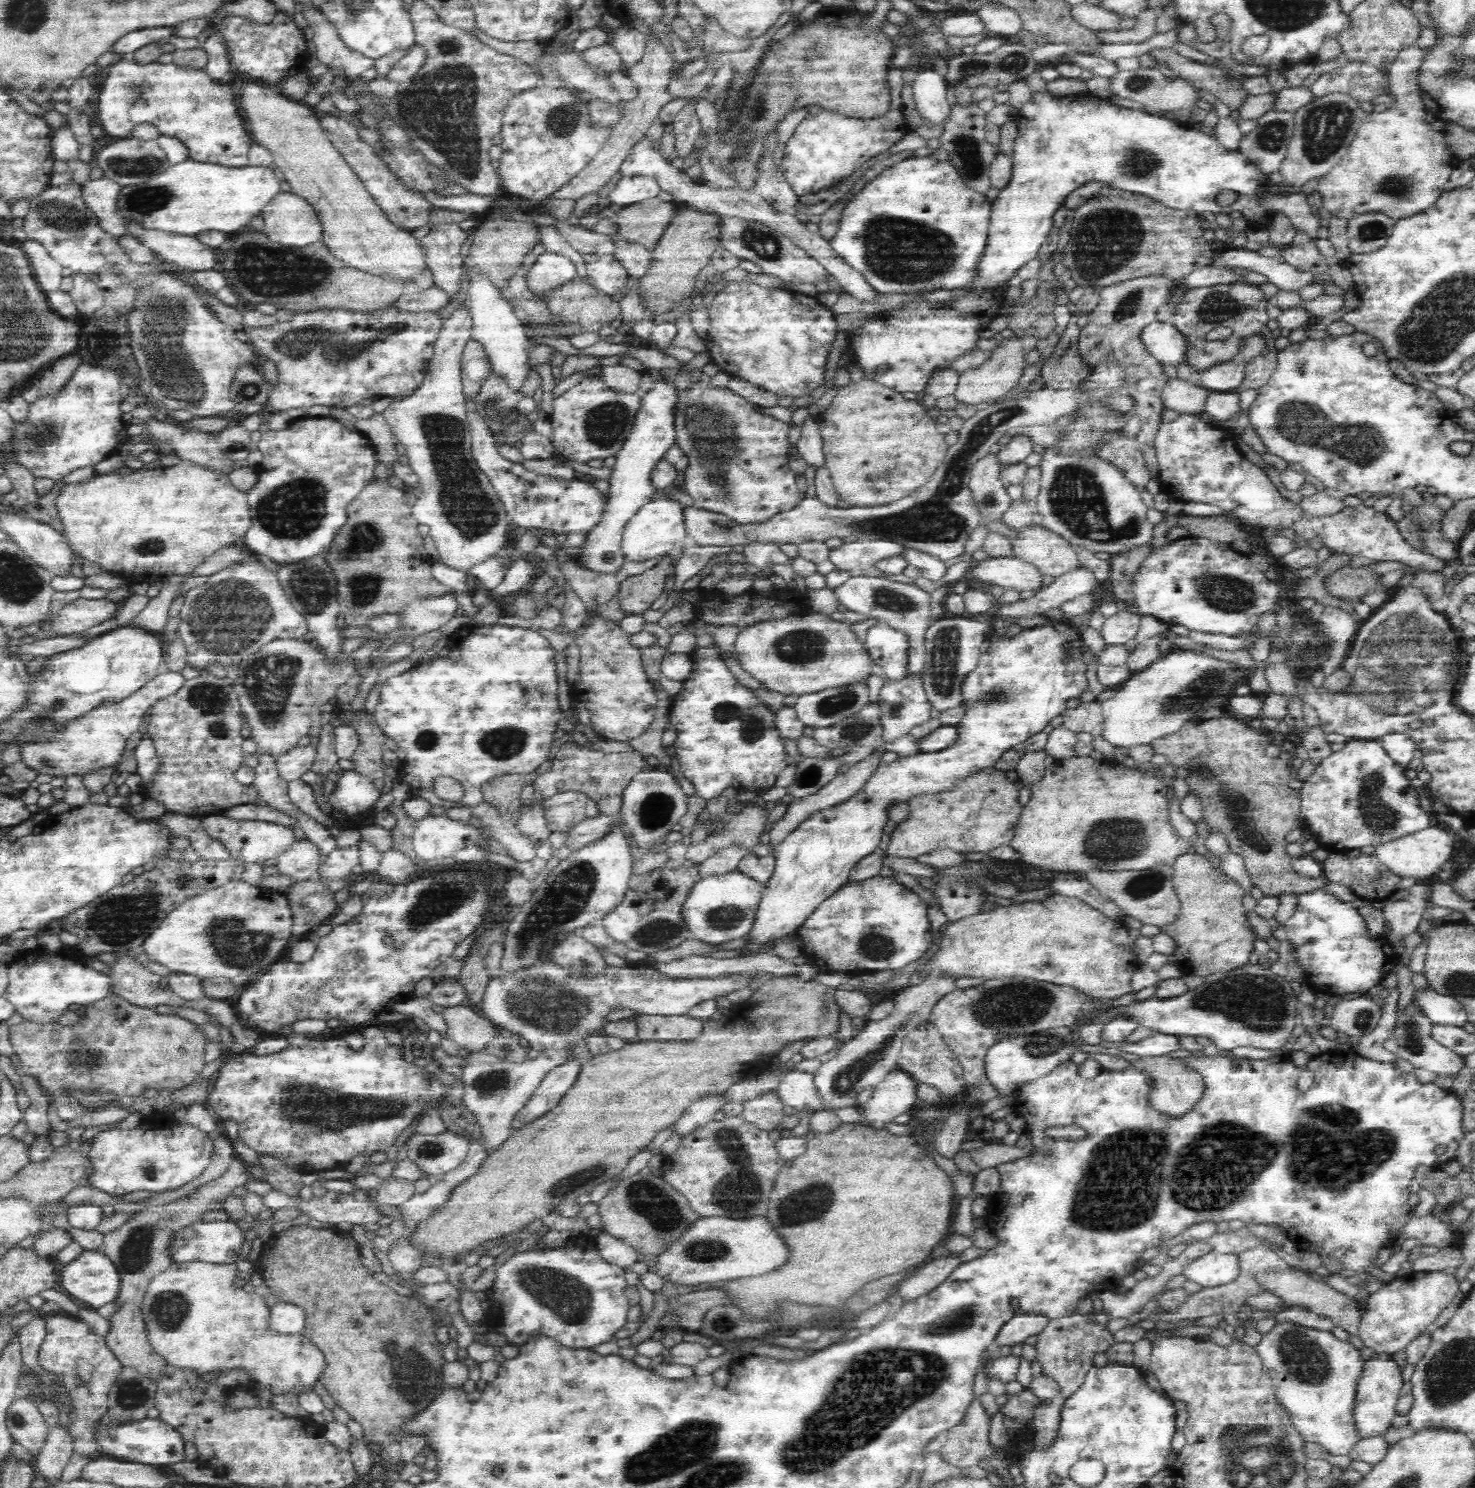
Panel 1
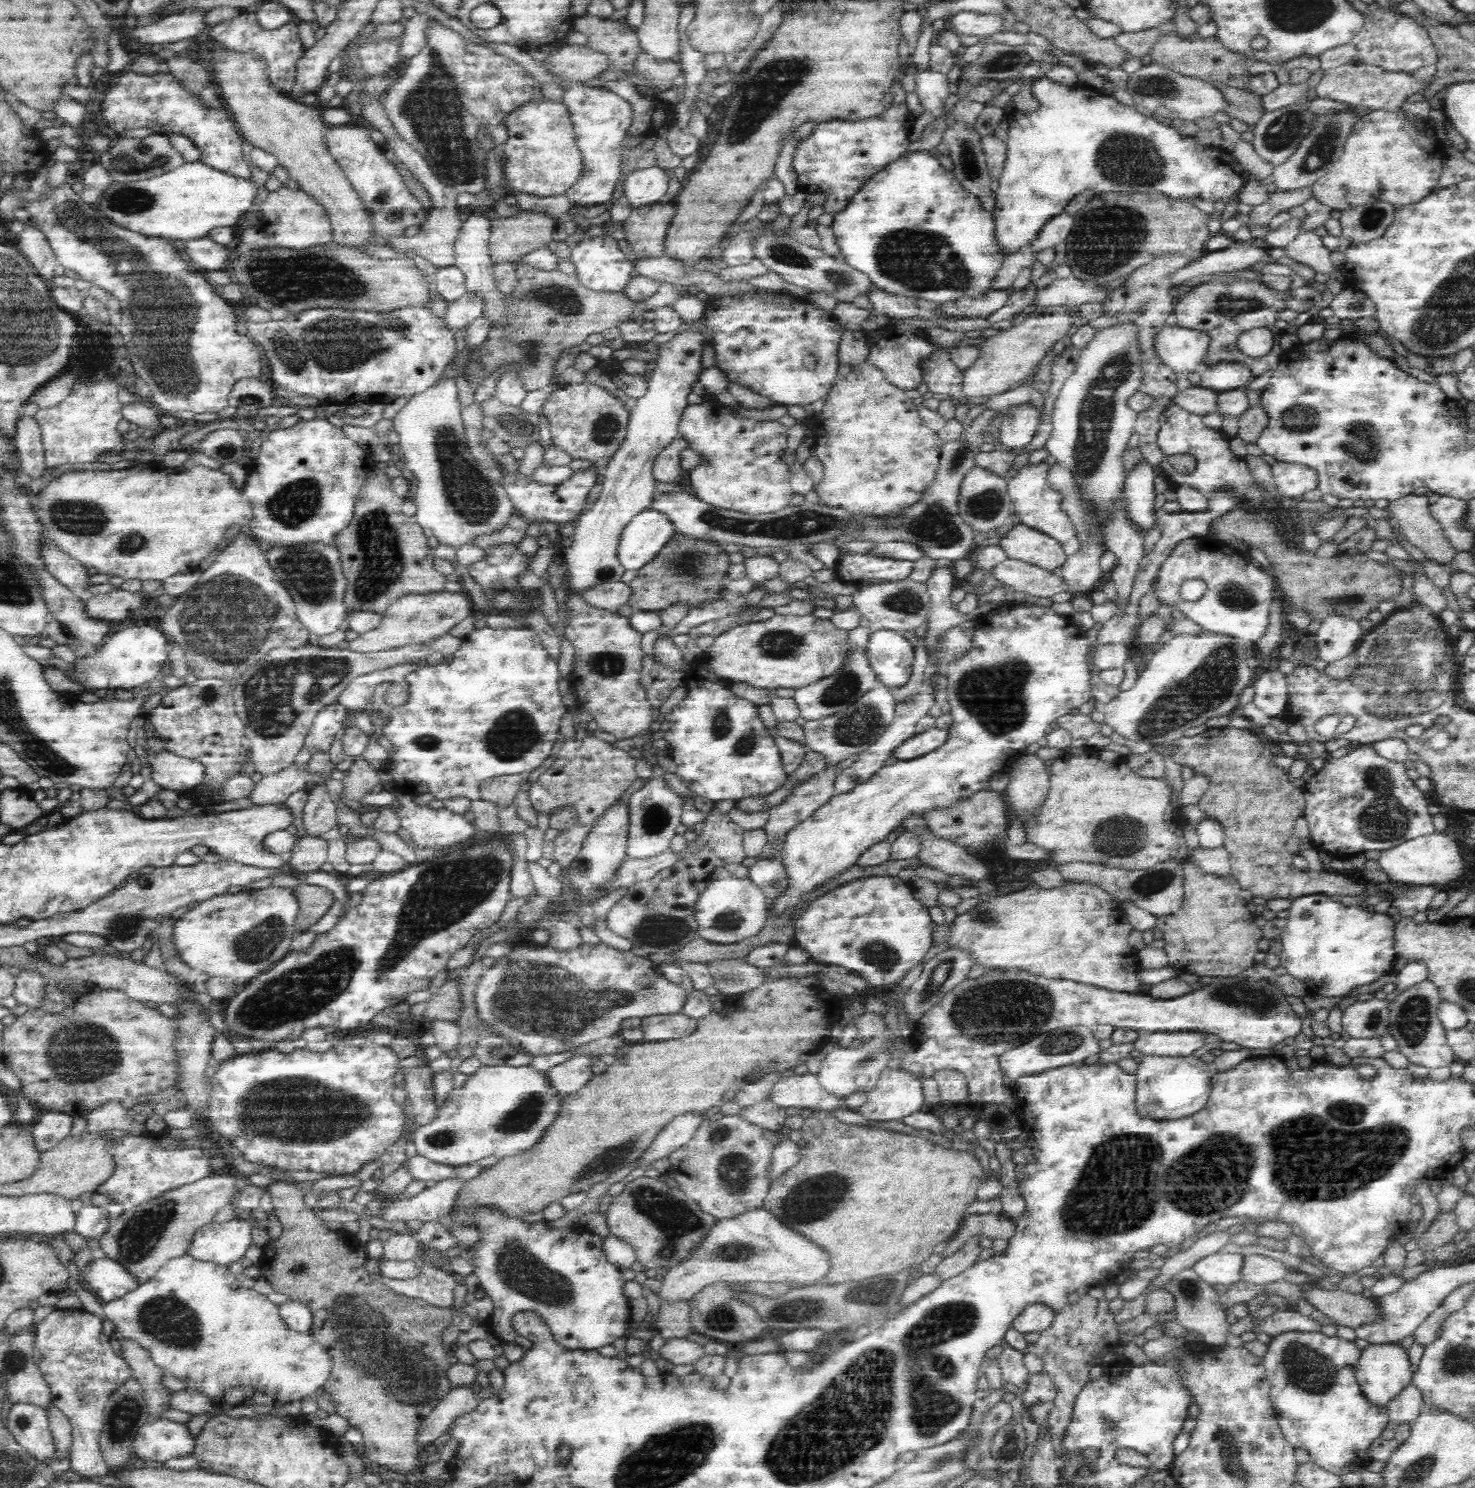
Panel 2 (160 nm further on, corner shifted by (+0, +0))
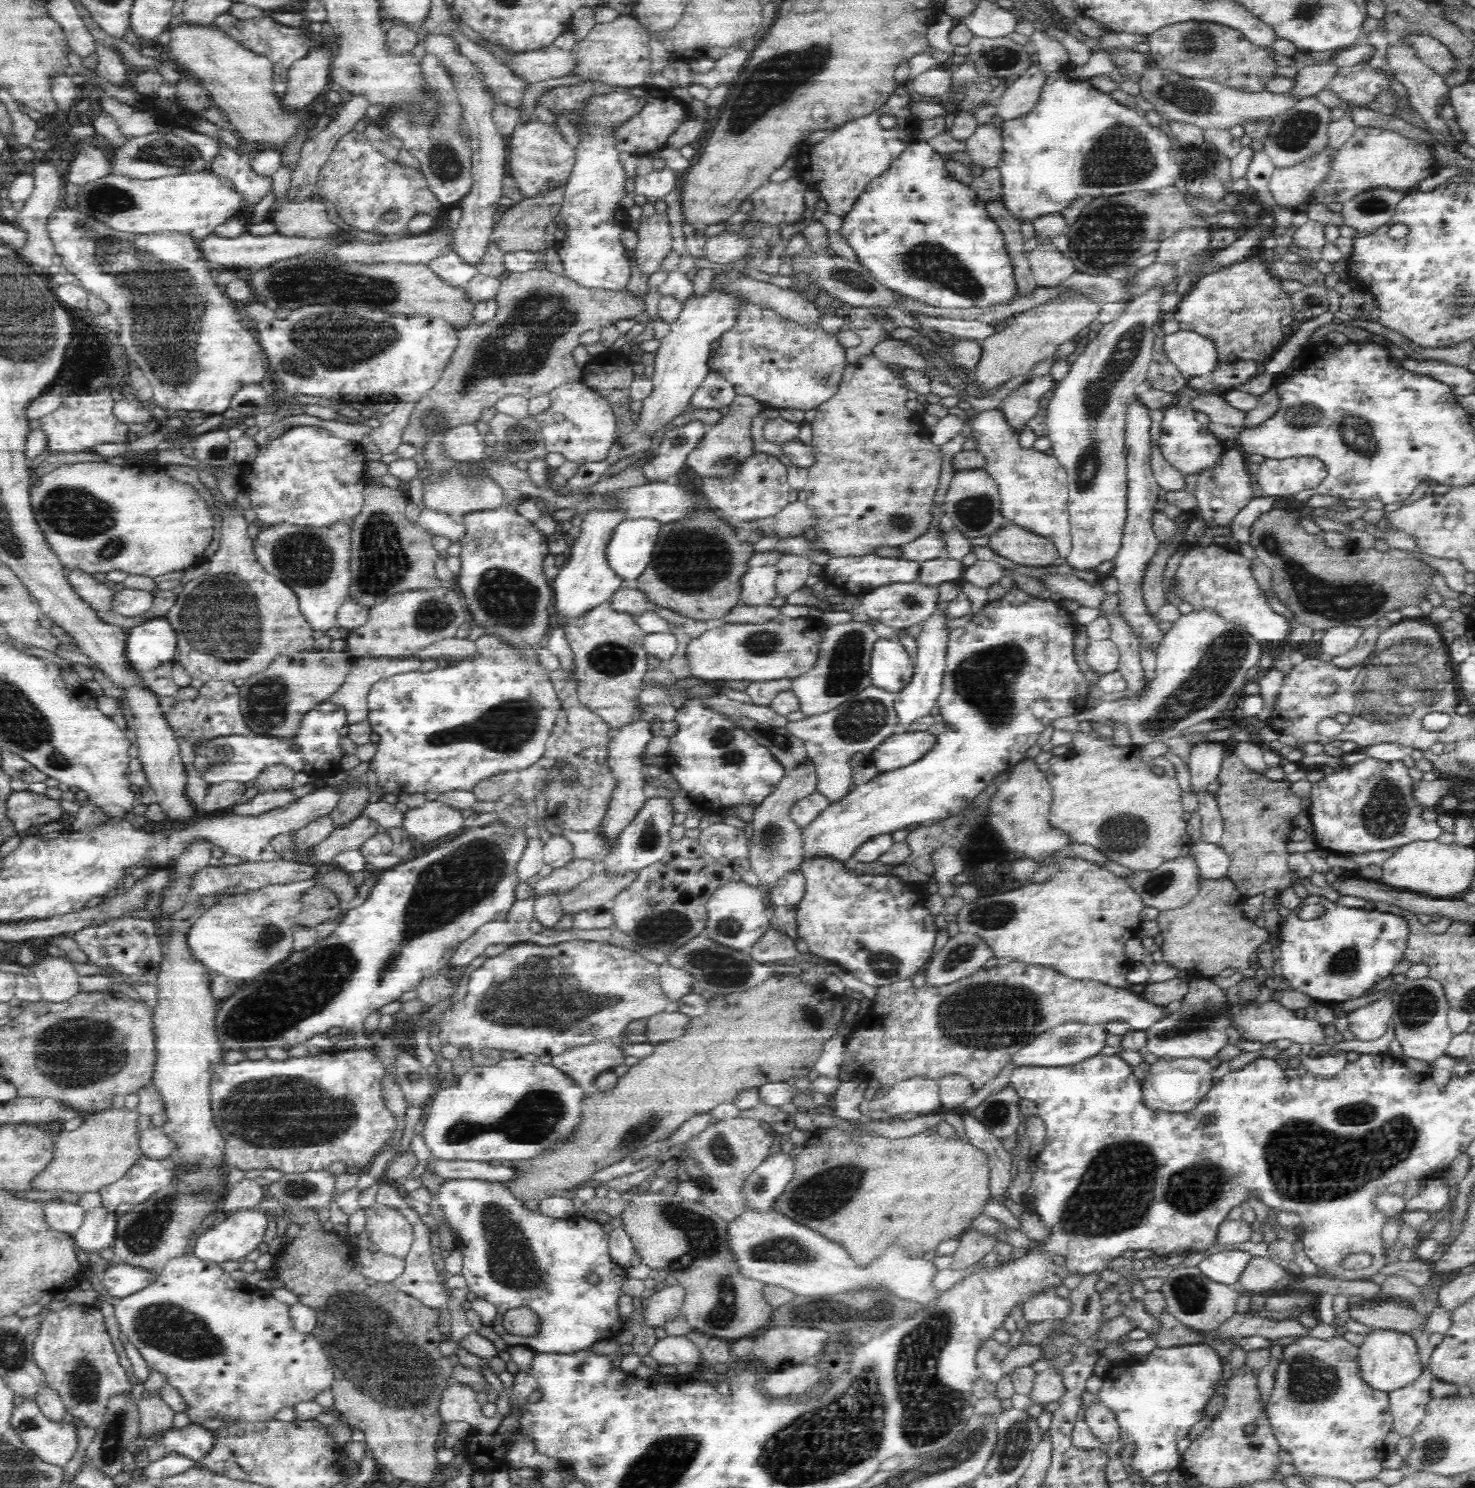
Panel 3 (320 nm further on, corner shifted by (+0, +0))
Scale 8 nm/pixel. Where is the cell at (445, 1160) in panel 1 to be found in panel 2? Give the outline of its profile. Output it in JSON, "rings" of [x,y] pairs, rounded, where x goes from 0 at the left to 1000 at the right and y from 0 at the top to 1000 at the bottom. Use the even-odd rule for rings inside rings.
{"rings":[[[326,716],[316,724],[312,732],[306,732],[300,743],[296,745],[296,753],[280,759],[278,764],[282,770],[283,777],[304,784],[323,782],[333,777],[337,779],[350,777],[363,769],[369,759],[376,752],[381,738],[372,732],[370,721],[363,720],[358,716]]]}

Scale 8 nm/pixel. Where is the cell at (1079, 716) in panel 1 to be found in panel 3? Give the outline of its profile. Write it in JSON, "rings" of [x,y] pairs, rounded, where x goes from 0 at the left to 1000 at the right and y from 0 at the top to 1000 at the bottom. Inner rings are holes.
{"rings":[[[727,481],[717,483],[713,487],[715,491],[726,492],[726,499],[728,501],[723,507],[714,508],[708,515],[713,530],[711,552],[713,558],[719,559],[727,567],[742,569],[751,578],[755,578],[759,582],[770,586],[780,585],[790,579],[805,575],[809,566],[805,560],[805,552],[802,551],[803,545],[800,539],[801,531],[796,514],[788,509],[781,513],[773,513],[773,503],[767,500],[755,501],[754,497],[742,497],[734,492],[732,485]]]}

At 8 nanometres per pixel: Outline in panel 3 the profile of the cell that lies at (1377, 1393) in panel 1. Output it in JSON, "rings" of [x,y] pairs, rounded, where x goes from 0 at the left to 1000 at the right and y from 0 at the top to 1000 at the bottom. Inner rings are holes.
{"rings":[[[930,893],[921,905],[922,923],[925,930],[932,935],[941,936],[957,930],[963,924],[965,918],[961,911],[959,899],[955,896]]]}

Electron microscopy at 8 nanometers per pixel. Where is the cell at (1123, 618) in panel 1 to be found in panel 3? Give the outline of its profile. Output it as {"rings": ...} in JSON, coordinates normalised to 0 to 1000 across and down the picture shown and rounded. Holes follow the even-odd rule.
{"rings":[[[838,299],[835,302],[831,302],[827,313],[814,319],[812,326],[809,329],[812,336],[811,343],[809,343],[809,348],[818,352],[819,354],[831,353],[836,351],[837,347],[850,335],[845,314],[845,309],[845,306]]]}

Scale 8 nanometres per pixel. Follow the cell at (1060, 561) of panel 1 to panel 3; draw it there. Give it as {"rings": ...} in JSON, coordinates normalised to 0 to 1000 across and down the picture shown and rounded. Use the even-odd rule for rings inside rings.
{"rings":[[[682,352],[671,360],[670,367],[677,374],[680,374],[694,380],[711,380],[718,374],[713,362],[704,360],[687,352]]]}

